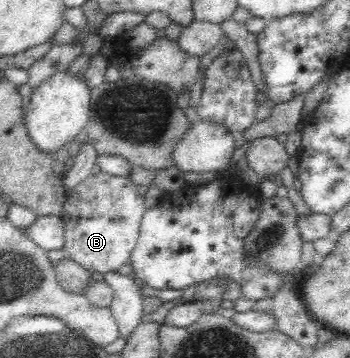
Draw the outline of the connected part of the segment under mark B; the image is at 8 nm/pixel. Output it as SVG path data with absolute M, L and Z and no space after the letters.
M91 174L70 193L64 204L61 219L65 230L65 255L91 273L124 270L130 264L131 251L137 244L147 211L144 200L144 194L128 176Z

